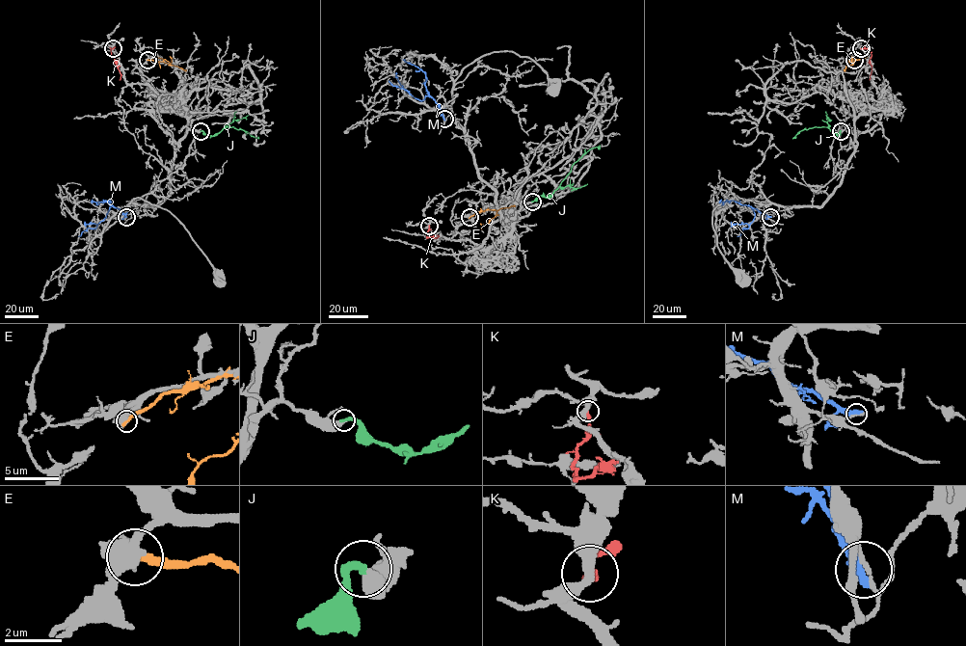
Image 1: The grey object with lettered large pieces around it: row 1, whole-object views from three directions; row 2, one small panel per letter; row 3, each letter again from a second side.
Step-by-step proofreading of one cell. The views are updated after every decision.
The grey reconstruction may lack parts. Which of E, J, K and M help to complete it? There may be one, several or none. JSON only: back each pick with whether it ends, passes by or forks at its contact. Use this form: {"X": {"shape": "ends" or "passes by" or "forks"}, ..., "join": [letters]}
{"J": {"shape": "ends"}, "join": ["J"]}

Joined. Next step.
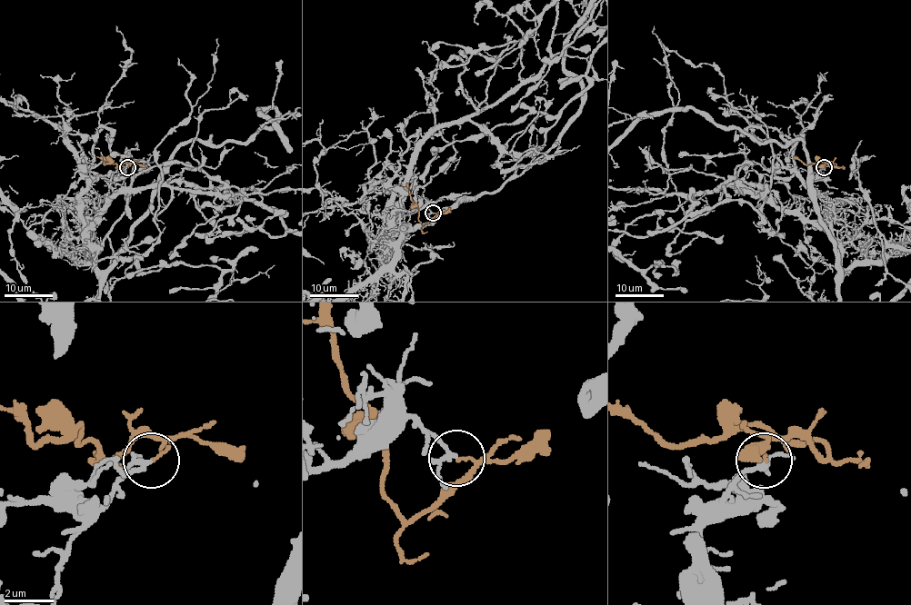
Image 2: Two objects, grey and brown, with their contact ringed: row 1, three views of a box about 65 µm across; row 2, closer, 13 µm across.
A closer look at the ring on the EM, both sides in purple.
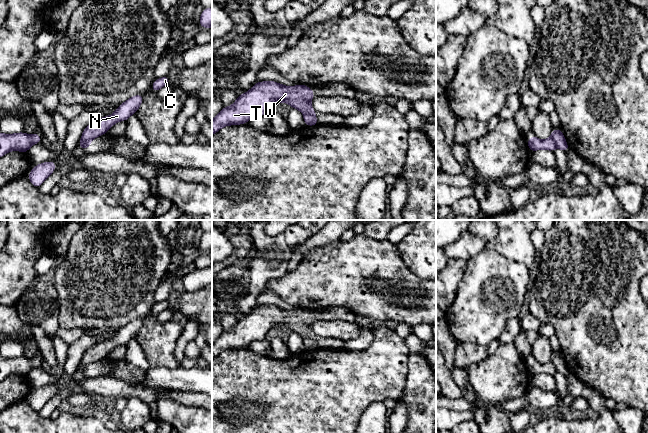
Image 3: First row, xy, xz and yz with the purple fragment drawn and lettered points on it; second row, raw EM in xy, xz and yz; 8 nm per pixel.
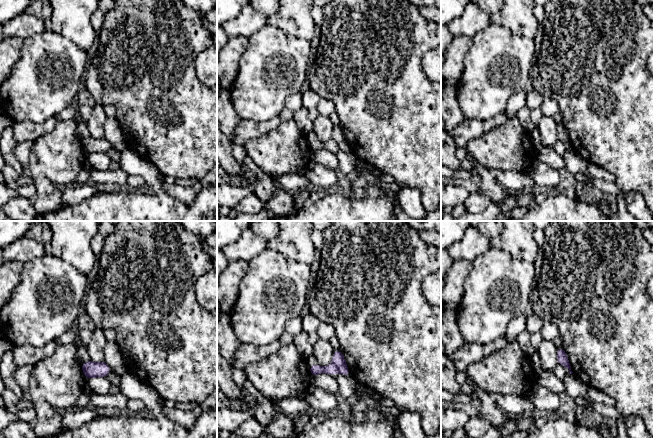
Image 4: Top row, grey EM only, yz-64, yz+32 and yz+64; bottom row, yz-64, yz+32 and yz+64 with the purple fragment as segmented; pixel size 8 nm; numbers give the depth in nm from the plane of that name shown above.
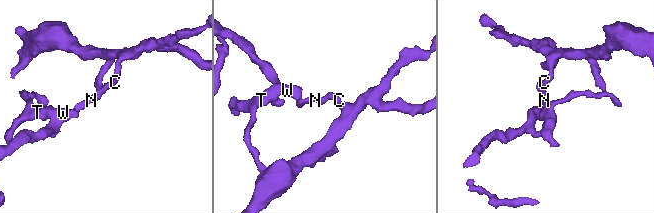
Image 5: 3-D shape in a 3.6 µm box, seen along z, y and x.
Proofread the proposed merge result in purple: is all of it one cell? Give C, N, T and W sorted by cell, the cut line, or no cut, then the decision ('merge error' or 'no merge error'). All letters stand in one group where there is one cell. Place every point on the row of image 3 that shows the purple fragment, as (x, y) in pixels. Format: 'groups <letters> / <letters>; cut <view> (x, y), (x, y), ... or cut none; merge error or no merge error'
groups C N / T W; cut yz (551, 136), (556, 147); merge error

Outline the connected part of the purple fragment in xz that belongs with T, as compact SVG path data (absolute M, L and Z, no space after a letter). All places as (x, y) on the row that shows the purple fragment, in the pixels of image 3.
M275 81L256 82L249 91L238 95L232 106L224 106L212 119L212 136L225 126L246 124L253 117L265 116L273 103L286 102L304 115L315 115L310 105L313 98L311 87L302 84L290 87Z

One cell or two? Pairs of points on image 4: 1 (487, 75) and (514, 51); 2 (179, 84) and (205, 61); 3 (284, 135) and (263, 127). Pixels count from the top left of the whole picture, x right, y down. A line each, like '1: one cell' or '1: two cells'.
1: one cell
2: two cells
3: two cells

